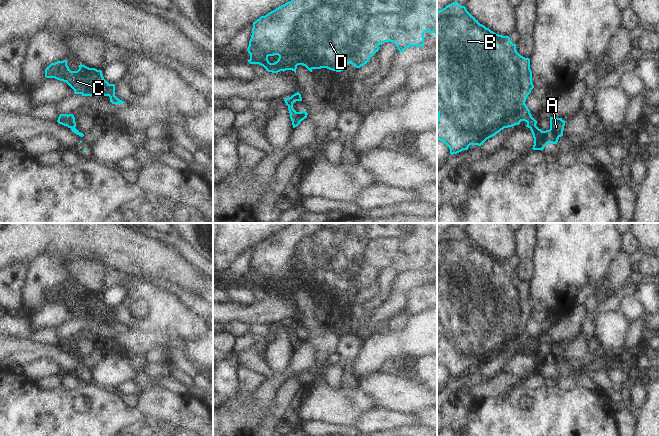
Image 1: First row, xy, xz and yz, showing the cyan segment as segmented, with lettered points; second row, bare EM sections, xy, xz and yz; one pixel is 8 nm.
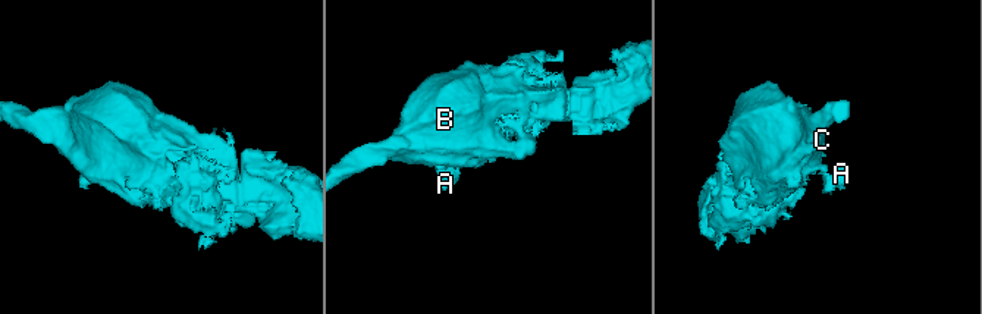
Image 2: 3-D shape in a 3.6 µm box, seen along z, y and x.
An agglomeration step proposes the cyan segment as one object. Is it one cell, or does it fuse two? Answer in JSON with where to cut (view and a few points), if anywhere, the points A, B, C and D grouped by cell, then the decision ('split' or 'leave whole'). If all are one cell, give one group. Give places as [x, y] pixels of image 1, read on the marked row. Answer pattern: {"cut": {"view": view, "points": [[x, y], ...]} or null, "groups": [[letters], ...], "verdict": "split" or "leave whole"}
{"cut": {"view": "yz", "points": [[535, 125], [530, 128]]}, "groups": [["A"], ["B", "C", "D"]], "verdict": "split"}

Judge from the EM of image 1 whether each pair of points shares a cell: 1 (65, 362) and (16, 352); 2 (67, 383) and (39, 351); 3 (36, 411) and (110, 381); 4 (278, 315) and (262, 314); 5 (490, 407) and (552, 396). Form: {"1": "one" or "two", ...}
{"1": "one", "2": "two", "3": "two", "4": "one", "5": "one"}

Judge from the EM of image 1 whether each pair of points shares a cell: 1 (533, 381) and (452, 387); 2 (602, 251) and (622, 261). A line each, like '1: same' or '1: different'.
1: different
2: different

